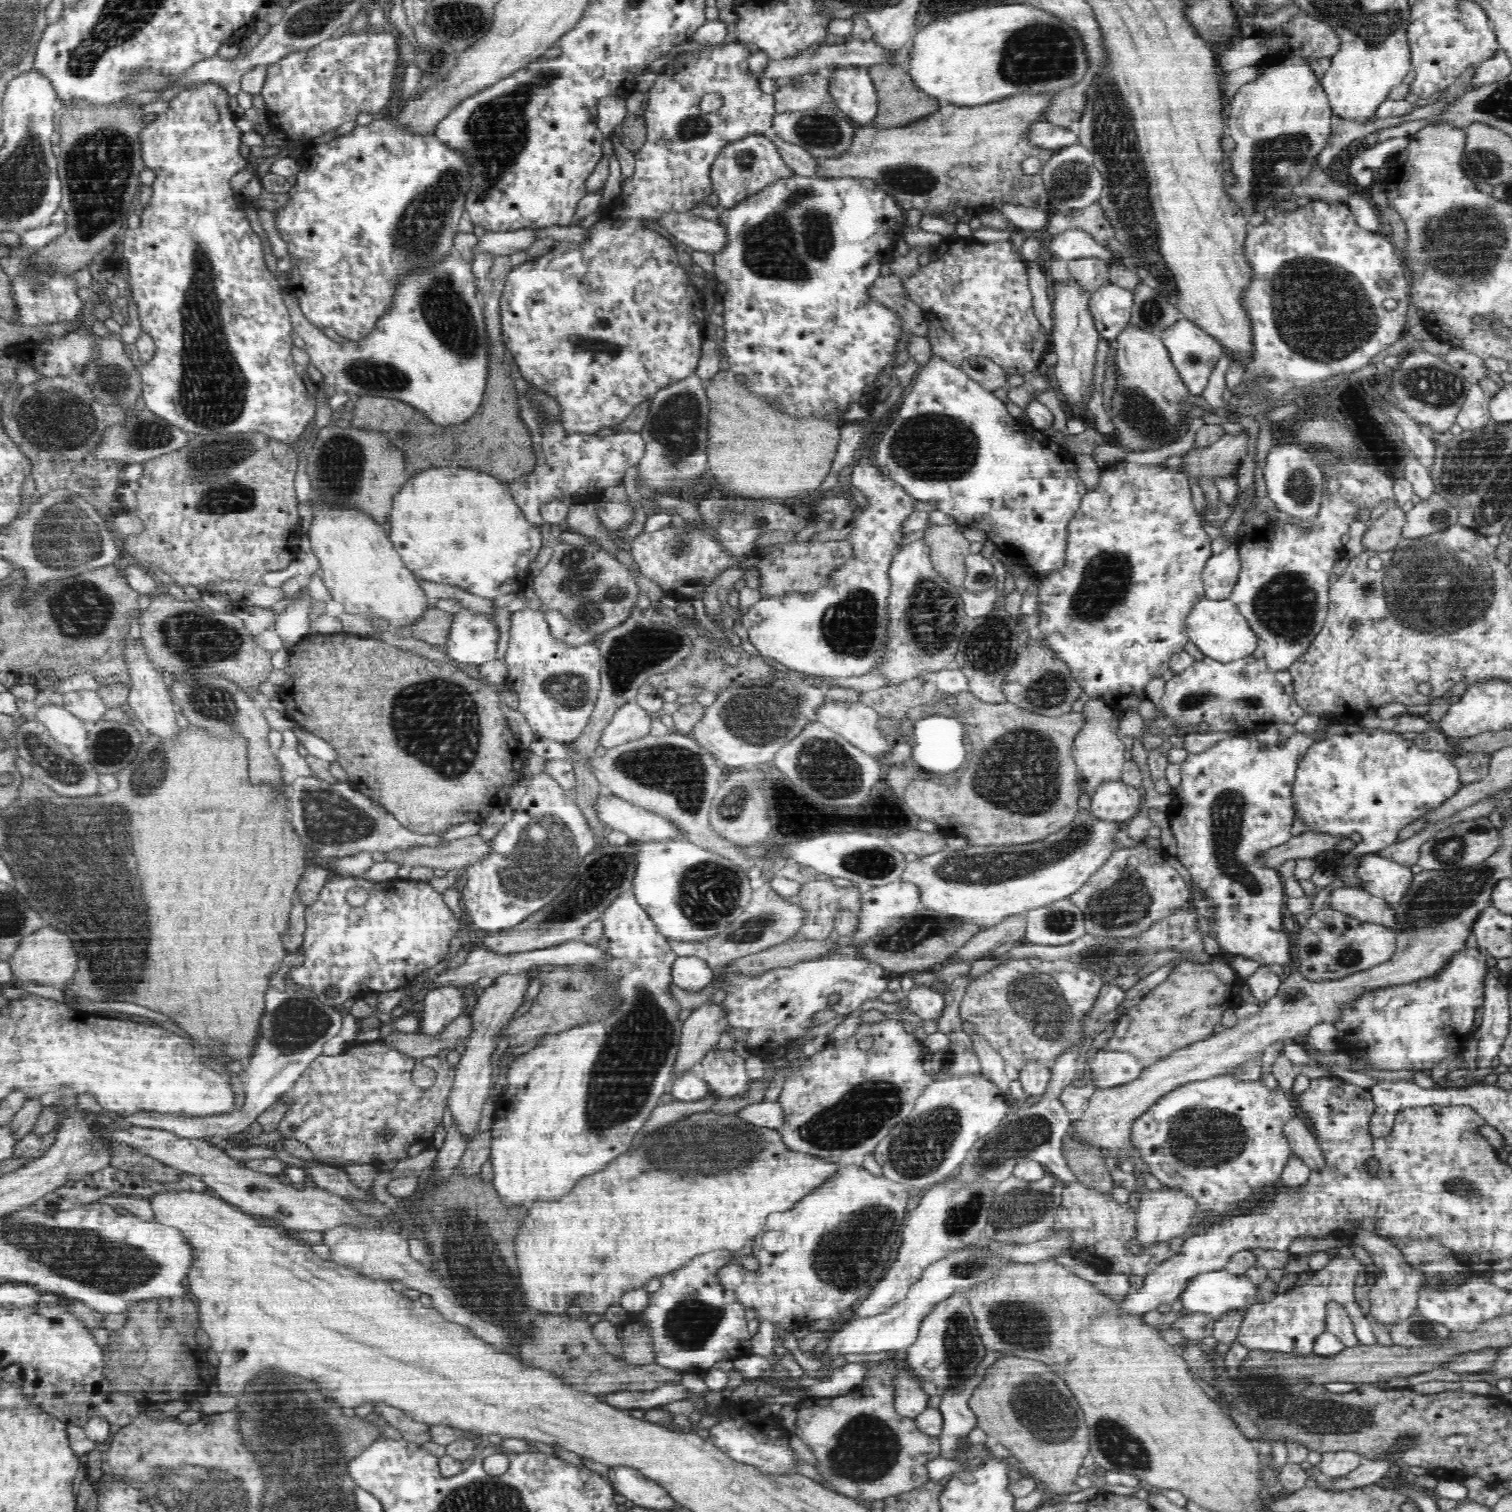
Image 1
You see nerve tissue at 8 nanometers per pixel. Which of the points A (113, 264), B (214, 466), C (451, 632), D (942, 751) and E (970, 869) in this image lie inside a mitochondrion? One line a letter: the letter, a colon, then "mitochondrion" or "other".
A: other
B: mitochondrion
C: other
D: other
E: mitochondrion

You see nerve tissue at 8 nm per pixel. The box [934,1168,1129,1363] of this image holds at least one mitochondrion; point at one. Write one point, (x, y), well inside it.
(1023, 1325)

